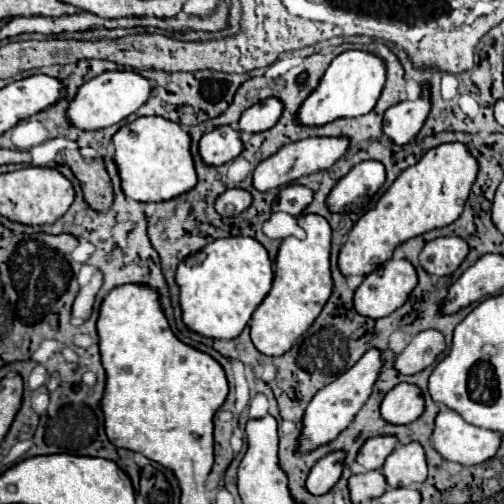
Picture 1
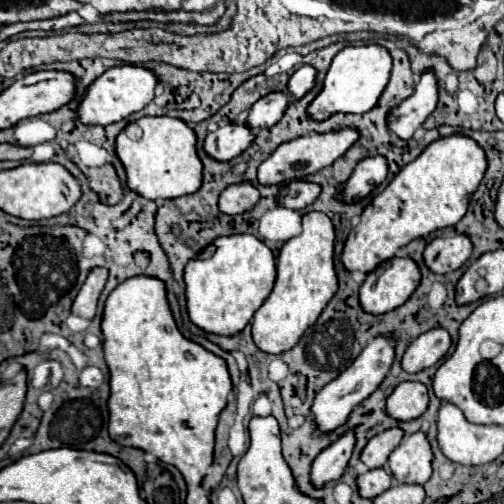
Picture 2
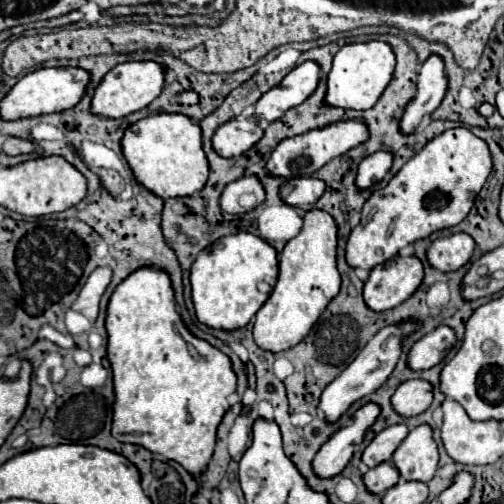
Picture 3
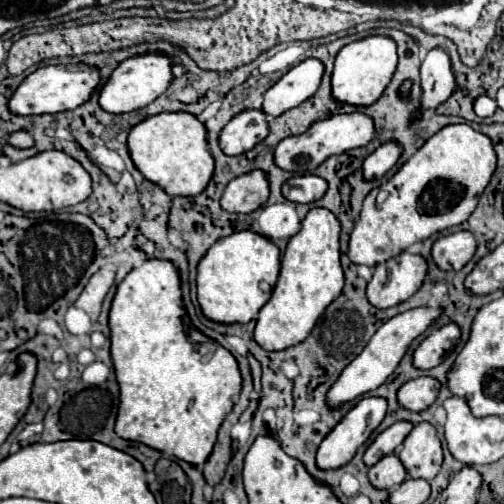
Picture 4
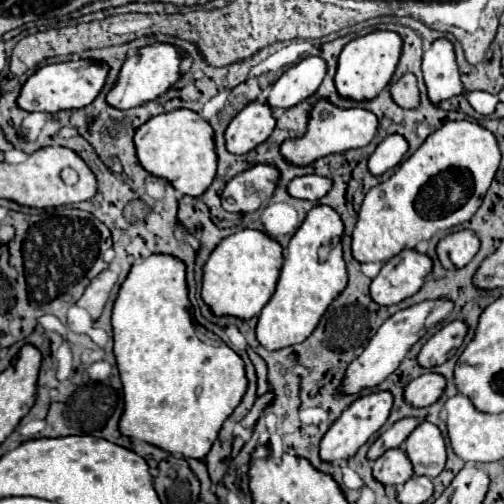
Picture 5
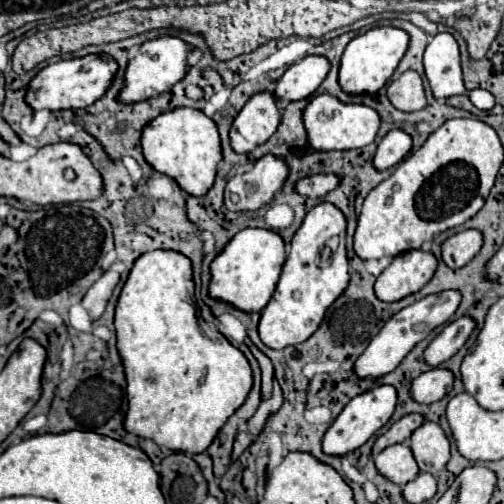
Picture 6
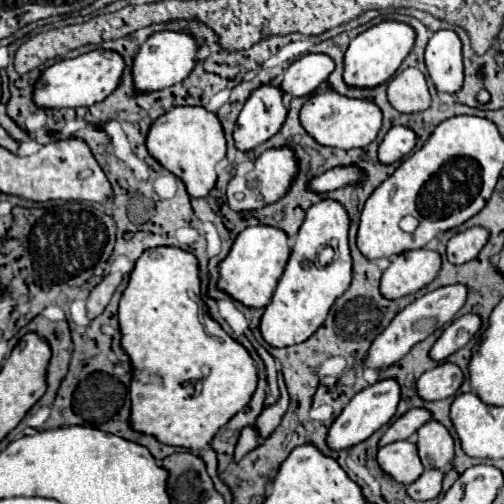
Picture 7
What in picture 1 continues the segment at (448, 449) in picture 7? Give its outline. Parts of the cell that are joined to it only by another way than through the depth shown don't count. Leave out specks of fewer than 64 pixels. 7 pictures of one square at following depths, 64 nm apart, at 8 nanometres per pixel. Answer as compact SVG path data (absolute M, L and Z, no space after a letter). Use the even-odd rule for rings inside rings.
M420 442L398 444L394 452L386 458L382 474L390 488L396 486L416 486L428 478L426 452Z

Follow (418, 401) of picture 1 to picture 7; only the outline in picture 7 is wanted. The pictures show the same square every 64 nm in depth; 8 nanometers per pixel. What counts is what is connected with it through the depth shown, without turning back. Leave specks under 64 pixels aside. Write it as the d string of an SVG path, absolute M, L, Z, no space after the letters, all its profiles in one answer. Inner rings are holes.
M442 362L436 368L424 372L416 382L416 388L424 400L444 400L454 396L462 382L464 372L452 362Z

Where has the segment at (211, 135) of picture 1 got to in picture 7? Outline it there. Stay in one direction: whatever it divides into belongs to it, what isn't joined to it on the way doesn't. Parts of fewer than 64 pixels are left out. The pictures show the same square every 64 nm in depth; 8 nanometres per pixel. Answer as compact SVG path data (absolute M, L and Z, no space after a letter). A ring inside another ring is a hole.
M264 84L256 88L238 116L234 128L236 146L244 152L254 150L282 128L286 116L288 108L284 106L284 92L280 86Z

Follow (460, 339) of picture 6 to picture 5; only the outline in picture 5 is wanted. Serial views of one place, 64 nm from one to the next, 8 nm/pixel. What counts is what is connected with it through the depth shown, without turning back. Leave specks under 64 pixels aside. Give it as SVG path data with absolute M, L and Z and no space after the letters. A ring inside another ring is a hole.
M454 320L446 324L442 330L438 330L420 350L418 362L424 368L434 368L444 364L448 358L452 358L458 348L462 346L464 338L468 334L468 324L462 320Z

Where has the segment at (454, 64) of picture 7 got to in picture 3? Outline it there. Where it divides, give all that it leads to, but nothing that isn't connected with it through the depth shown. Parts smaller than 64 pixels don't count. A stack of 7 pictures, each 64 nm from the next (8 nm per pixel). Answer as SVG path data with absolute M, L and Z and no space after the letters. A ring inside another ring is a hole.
M430 54L428 60L420 66L418 74L418 92L404 108L404 114L400 118L400 130L404 134L410 134L416 130L416 126L422 122L426 114L432 114L440 102L444 100L448 92L448 76L444 68L444 60L438 54Z

